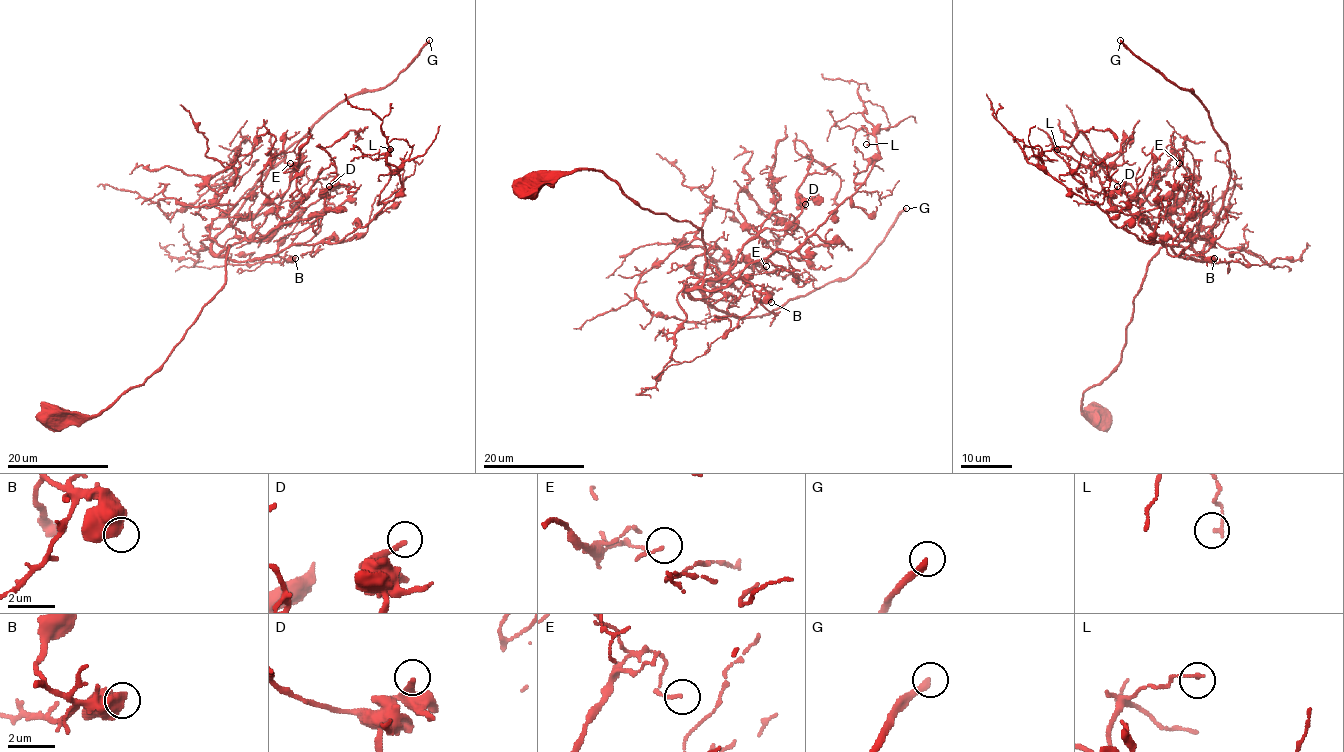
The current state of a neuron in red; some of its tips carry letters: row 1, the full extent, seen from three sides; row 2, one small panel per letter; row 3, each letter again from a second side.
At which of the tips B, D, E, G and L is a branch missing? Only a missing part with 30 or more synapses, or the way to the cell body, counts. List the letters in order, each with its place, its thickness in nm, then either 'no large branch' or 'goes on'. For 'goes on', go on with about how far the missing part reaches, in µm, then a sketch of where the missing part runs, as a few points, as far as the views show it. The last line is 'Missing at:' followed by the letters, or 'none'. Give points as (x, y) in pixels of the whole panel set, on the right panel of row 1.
B: (1214, 258) | 700 nm | no large branch
D: (1117, 186) | 220 nm | goes on | 20 µm | (1117, 186), (1125, 175), (1143, 173), (1136, 158), (1138, 156), (1143, 159)
E: (1179, 163) | 80 nm | no large branch
G: (1120, 40) | 280 nm | goes on | 110 µm | (1120, 40), (1101, 18), (1224, 114), (1252, 116), (1223, 93), (1292, 83)
L: (1057, 149) | 140 nm | no large branch
Missing at: D, G

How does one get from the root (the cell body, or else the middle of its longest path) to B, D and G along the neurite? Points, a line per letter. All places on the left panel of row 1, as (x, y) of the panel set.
B: (52, 413), (61, 408), (98, 416), (141, 385), (225, 282), (229, 246), (226, 256), (238, 261), (295, 258)
D: (52, 413), (61, 408), (98, 416), (141, 385), (225, 282), (226, 248), (324, 214), (329, 186)
G: (52, 413), (98, 416), (141, 385), (225, 282), (229, 246), (211, 243), (250, 189), (429, 40)

